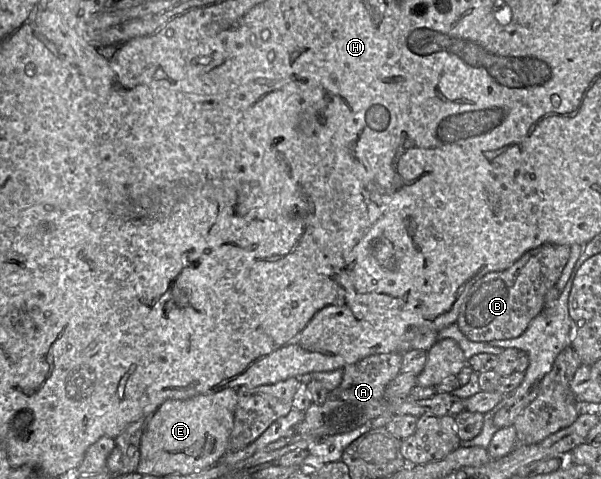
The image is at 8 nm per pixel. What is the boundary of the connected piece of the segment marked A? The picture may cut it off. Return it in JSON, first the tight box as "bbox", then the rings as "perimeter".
{"bbox":[294,352,466,437],"perimeter":[[[398,352],[375,354],[347,365],[344,368],[341,384],[330,391],[323,404],[312,403],[305,411],[302,422],[294,428],[294,434],[308,437],[329,437],[350,432],[357,427],[371,421],[385,413],[402,415],[409,414],[416,417],[423,415],[453,416],[466,410],[466,399],[451,393],[436,393],[423,400],[406,398],[387,399],[386,386],[401,373],[403,354]]]}

